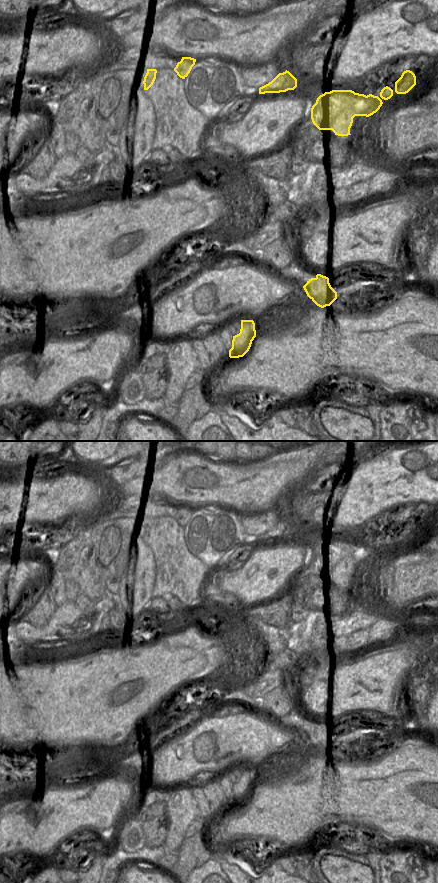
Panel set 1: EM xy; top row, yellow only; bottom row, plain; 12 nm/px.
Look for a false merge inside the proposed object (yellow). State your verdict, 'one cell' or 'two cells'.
two cells

